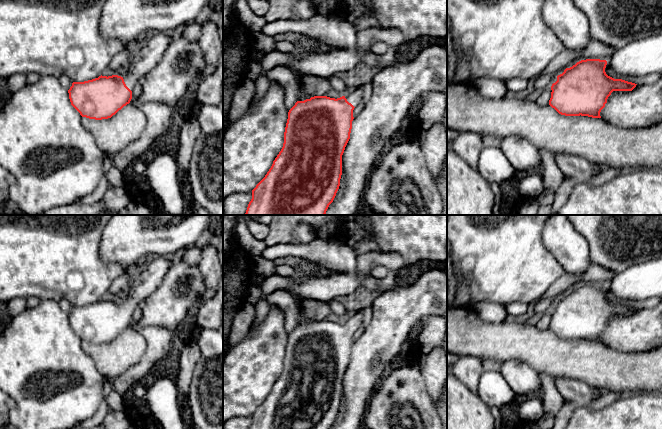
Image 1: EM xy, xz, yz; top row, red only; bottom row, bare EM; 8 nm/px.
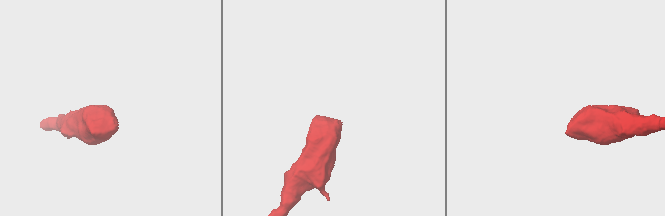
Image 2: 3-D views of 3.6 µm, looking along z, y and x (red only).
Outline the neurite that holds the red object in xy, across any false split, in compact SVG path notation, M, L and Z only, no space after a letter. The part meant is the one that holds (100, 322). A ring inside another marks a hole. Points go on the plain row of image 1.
M162 256L156 257L134 280L123 301L101 299L92 304L73 306L68 314L71 329L82 341L95 344L111 342L130 327L135 309L161 285L173 265Z

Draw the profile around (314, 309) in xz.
M307 299L303 309L307 317L315 320L325 320L332 313L332 310L325 302L316 299Z

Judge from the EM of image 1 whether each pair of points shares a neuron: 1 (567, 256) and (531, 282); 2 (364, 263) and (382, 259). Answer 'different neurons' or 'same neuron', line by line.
1: different neurons
2: same neuron

